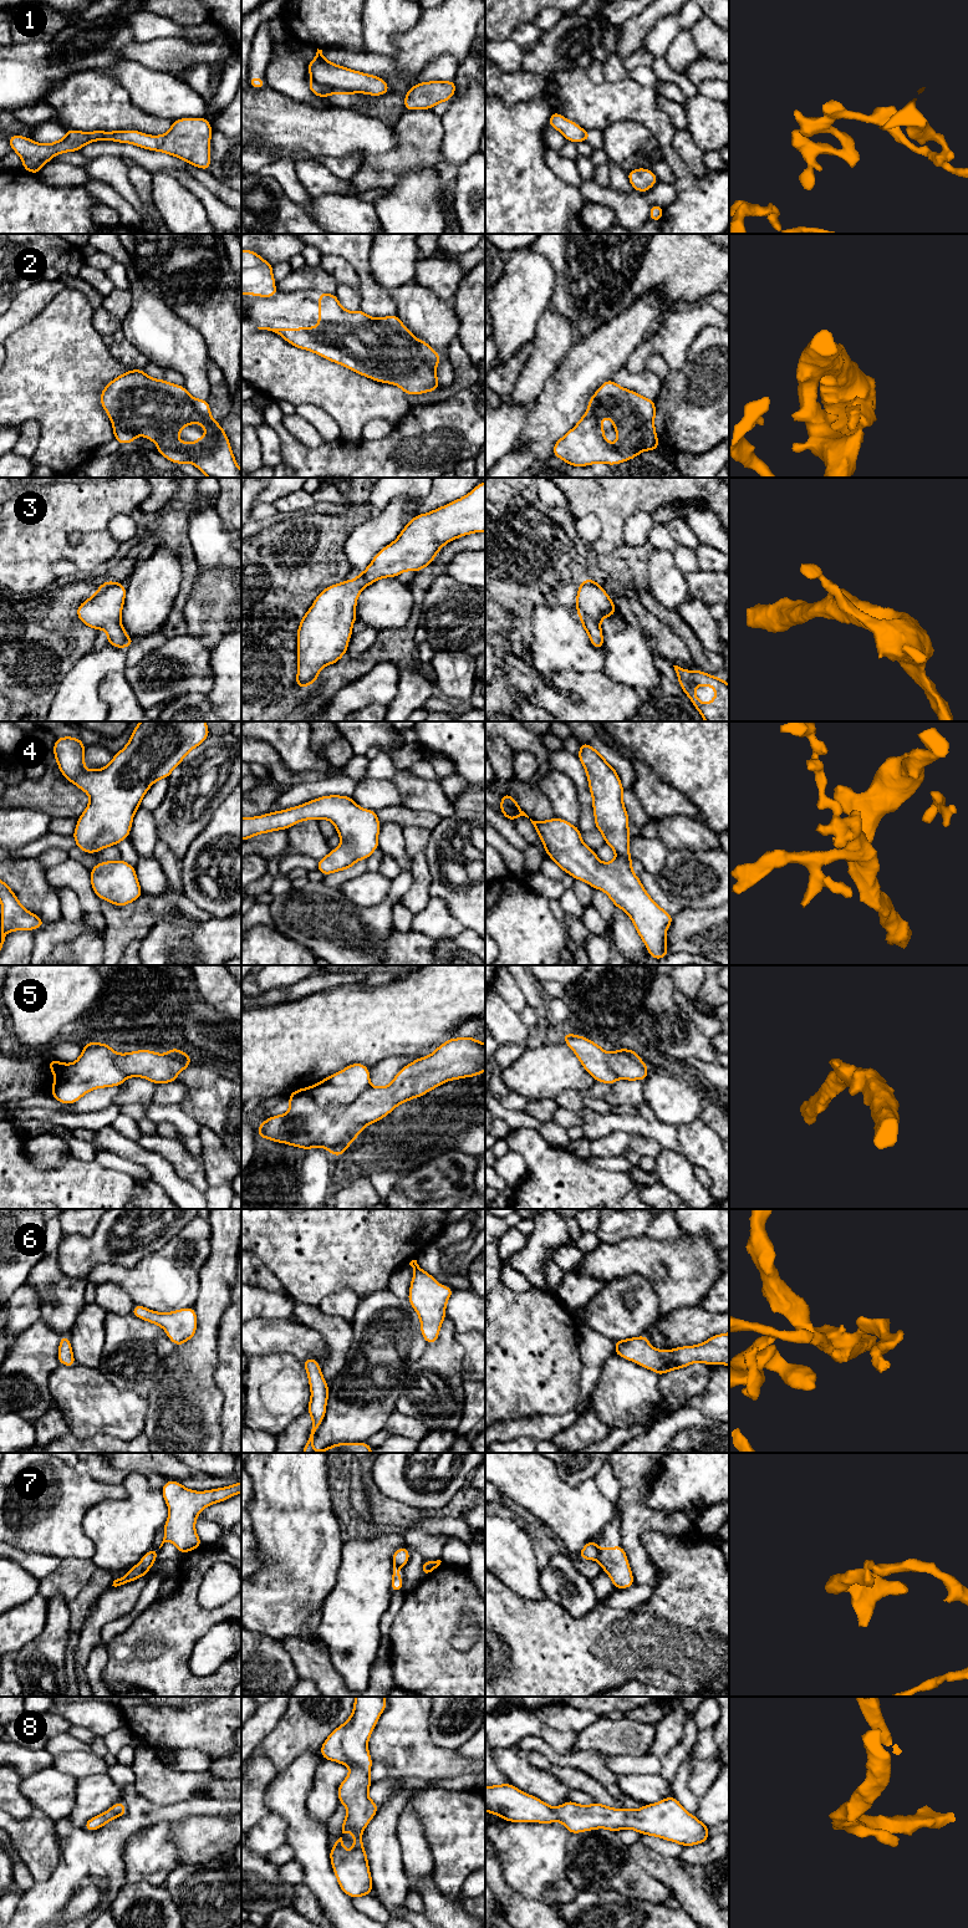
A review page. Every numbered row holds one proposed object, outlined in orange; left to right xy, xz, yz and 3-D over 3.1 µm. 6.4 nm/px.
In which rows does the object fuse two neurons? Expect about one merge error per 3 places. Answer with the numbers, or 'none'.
1, 5, 7

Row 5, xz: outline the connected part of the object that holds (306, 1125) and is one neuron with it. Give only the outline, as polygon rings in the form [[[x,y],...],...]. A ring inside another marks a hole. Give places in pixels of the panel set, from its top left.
[[[475,1037],[448,1039],[437,1050],[412,1061],[384,1087],[370,1086],[346,1105],[320,1106],[304,1088],[287,1096],[290,1110],[256,1126],[259,1138],[304,1148],[323,1147],[342,1156],[361,1131],[398,1105],[421,1097],[447,1081],[485,1071],[485,1044]]]

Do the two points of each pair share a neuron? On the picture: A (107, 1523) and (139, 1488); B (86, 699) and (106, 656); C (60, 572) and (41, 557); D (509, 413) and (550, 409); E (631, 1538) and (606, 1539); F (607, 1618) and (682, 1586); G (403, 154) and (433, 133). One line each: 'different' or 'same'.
A: same
B: same
C: different
D: different
E: different
F: same
G: same

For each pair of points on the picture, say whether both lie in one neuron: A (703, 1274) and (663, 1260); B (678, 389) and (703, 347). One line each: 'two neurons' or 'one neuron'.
A: one neuron
B: one neuron

